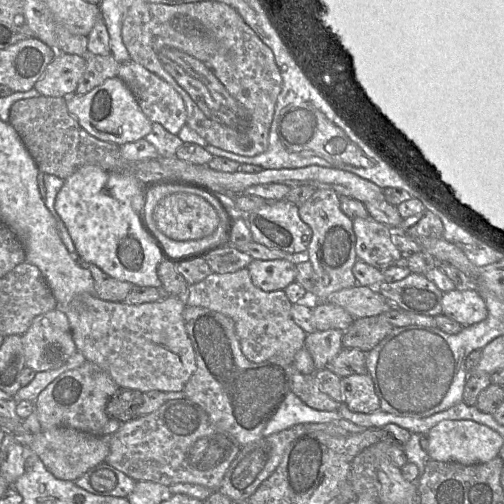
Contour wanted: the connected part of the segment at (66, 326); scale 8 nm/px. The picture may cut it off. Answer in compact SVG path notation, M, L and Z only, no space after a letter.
M58 308L36 316L22 342L25 365L37 373L62 367L77 352L68 317Z

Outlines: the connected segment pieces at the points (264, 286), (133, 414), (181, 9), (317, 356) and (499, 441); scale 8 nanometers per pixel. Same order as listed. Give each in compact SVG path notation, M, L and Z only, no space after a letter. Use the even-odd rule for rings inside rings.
M253 259L247 269L254 285L266 292L284 290L296 282L296 264L285 259Z
M119 388L108 400L106 413L109 417L126 423L140 417L144 394L129 388Z
M219 2L177 6L133 3L123 18L122 39L134 62L162 78L179 93L185 104L187 125L209 145L247 157L266 151L282 79L272 51L235 9Z
M337 329L307 334L304 347L311 354L316 370L326 368L328 362L341 351L342 336L343 331Z
M444 420L429 430L427 438L429 459L462 465L489 462L499 455L503 446L503 438L498 432L476 422L464 420Z

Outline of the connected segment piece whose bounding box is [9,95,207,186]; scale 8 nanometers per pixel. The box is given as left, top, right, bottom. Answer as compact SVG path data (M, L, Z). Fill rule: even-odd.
M40 95L19 100L10 109L9 123L19 134L41 172L66 179L79 168L94 165L108 172L133 174L143 184L166 182L207 186L195 181L176 178L169 169L160 164L158 159L127 160L121 152L120 145L97 139L78 123L68 110L67 98Z

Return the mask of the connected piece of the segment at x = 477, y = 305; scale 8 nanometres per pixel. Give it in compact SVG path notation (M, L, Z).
M454 289L443 293L442 314L466 327L483 321L488 310L475 289Z

